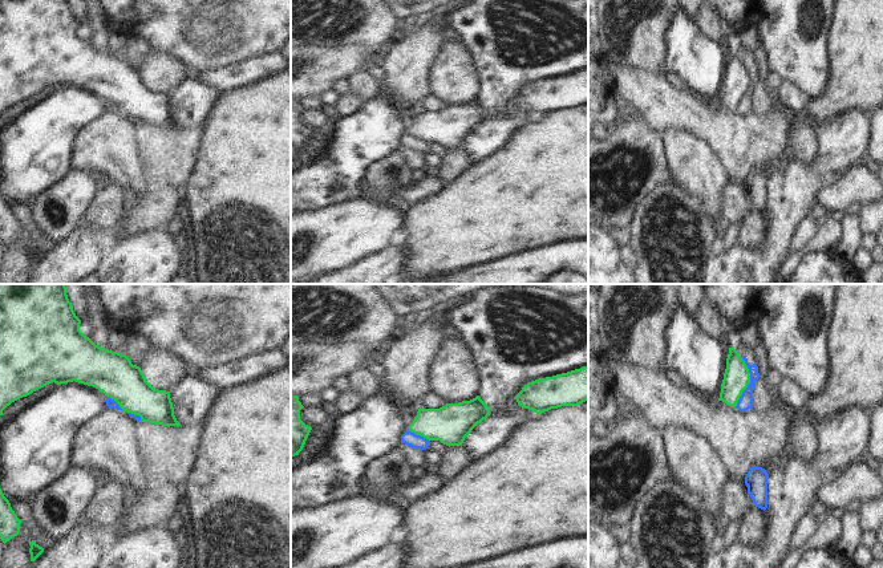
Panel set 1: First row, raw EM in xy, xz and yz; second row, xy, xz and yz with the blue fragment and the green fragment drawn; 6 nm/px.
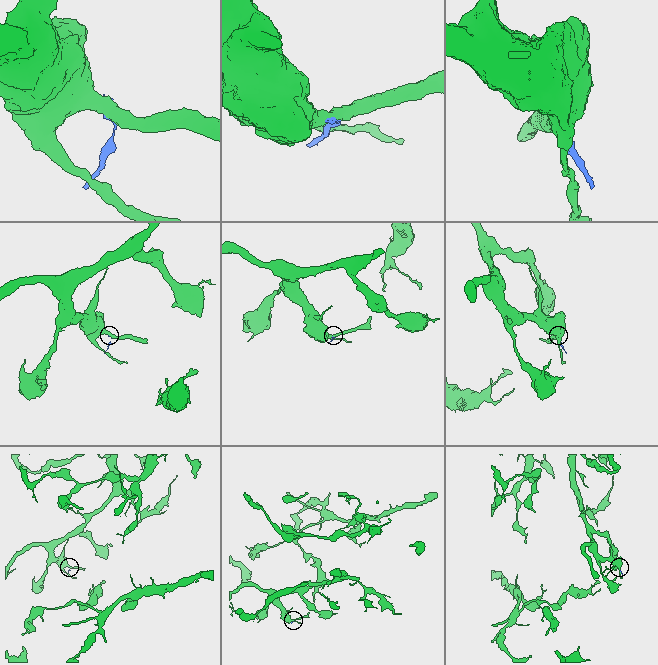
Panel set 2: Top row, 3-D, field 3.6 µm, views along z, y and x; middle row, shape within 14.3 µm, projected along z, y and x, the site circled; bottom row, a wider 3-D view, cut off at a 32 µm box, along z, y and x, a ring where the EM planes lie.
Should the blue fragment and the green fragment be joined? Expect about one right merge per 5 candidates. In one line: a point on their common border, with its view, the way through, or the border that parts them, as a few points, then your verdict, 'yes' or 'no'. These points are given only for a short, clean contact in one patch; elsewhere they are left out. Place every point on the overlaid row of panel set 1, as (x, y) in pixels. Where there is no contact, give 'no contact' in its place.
meets blue in yz at (750, 381); border along yz (741, 356), (749, 373), (749, 384), (734, 406); no

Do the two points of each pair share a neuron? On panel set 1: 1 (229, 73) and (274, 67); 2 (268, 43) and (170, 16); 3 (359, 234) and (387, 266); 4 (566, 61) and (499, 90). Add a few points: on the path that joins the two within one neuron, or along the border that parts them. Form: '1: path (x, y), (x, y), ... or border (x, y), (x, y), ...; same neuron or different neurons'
1: path (239, 73), (263, 67); same neuron
2: path (244, 19), (242, 16), (194, 16); same neuron
3: border (389, 244), (384, 250), (376, 251), (348, 267); different neurons
4: path (550, 64), (521, 69), (515, 74); same neuron

